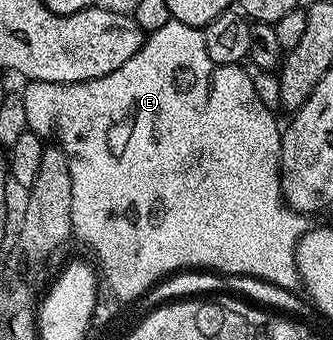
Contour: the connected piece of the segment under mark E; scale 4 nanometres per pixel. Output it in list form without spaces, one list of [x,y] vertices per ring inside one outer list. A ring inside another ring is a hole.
[[[170,18],[163,29],[148,32],[145,44],[137,50],[115,73],[107,77],[88,79],[82,83],[35,82],[30,80],[23,91],[21,107],[27,121],[28,130],[47,137],[54,128],[57,131],[59,145],[69,158],[71,173],[71,221],[74,236],[87,243],[96,258],[96,266],[105,266],[114,291],[125,301],[137,299],[146,294],[154,284],[182,269],[197,269],[197,259],[205,261],[205,269],[227,275],[253,275],[265,279],[285,290],[292,291],[300,284],[301,274],[297,272],[297,243],[307,230],[306,216],[288,206],[281,194],[281,137],[282,128],[277,128],[277,119],[269,112],[267,104],[261,100],[253,79],[244,71],[244,66],[235,63],[216,63],[211,61],[205,44],[205,32],[202,28],[183,25],[177,19]],[[211,237],[211,255],[205,253],[207,239]]]

